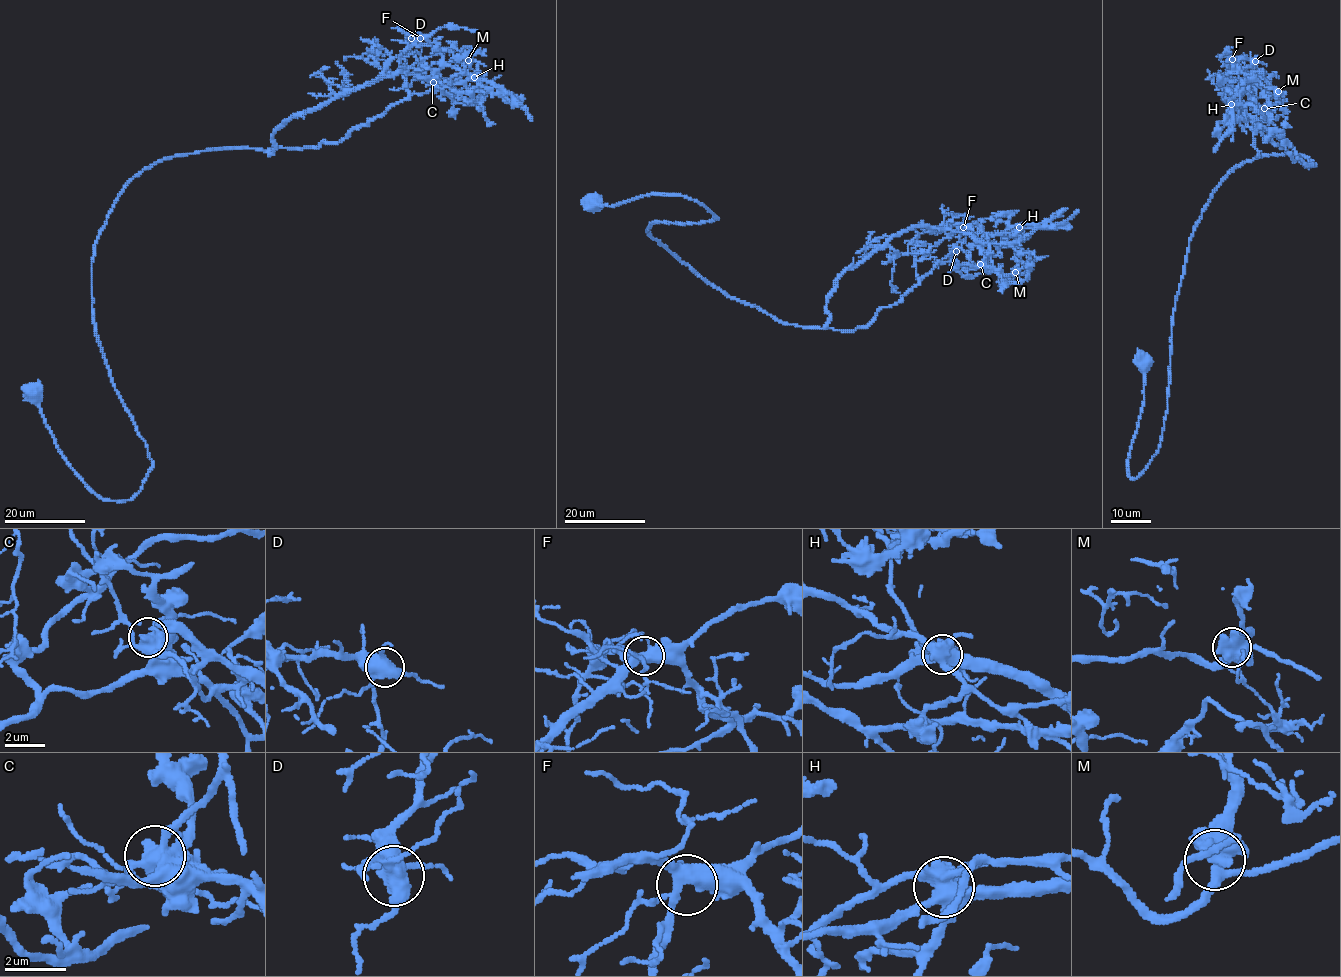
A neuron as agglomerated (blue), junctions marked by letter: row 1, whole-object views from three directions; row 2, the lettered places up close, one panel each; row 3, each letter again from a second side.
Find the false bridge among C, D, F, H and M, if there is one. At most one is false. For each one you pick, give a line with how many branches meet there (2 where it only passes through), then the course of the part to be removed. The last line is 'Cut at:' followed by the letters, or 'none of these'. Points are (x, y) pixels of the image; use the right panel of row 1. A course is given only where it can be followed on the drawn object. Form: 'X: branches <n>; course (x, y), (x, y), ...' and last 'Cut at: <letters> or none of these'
H: branches 6; course (1232, 104), (1233, 126), (1213, 151)
Cut at: H

